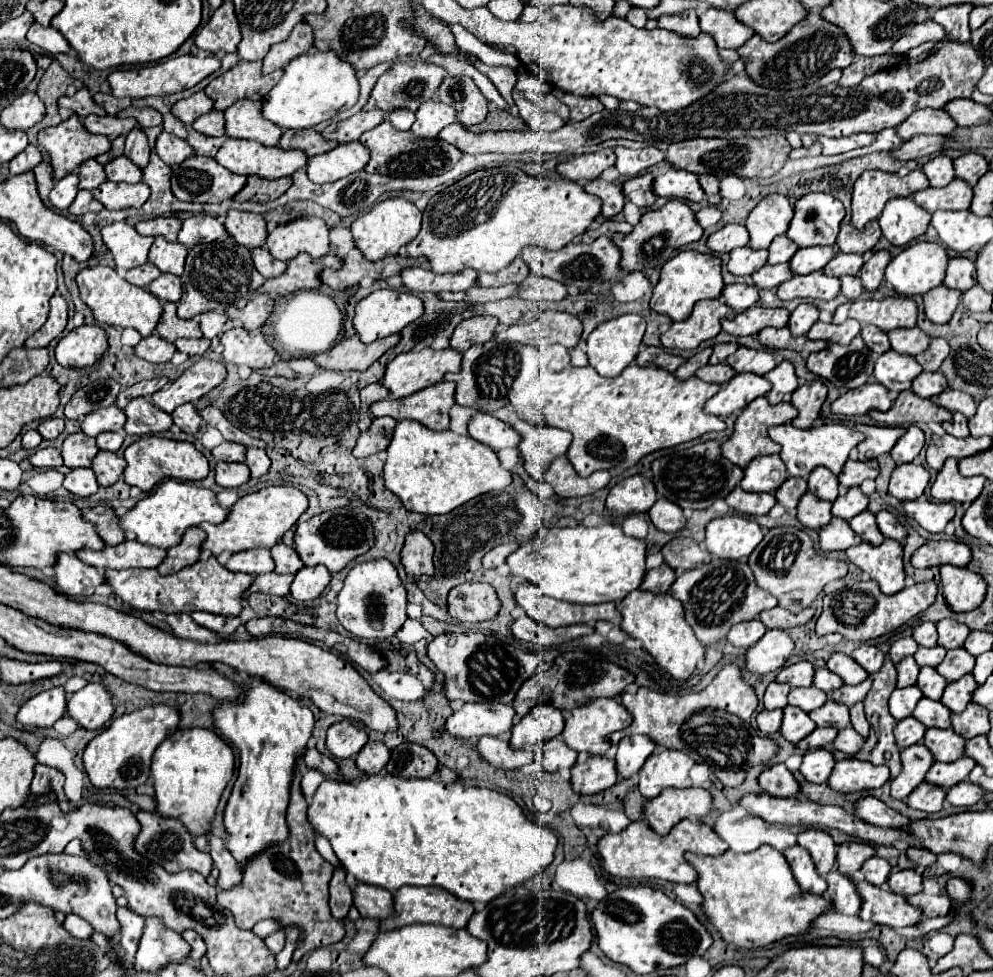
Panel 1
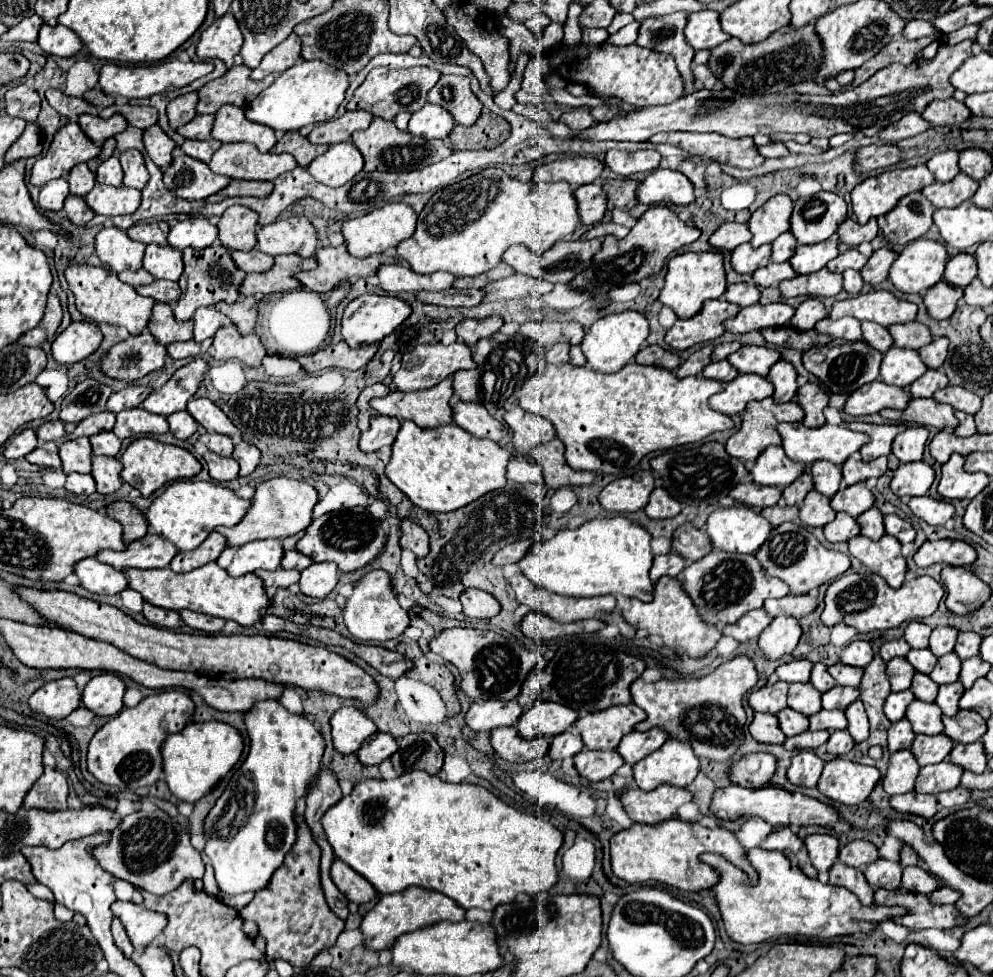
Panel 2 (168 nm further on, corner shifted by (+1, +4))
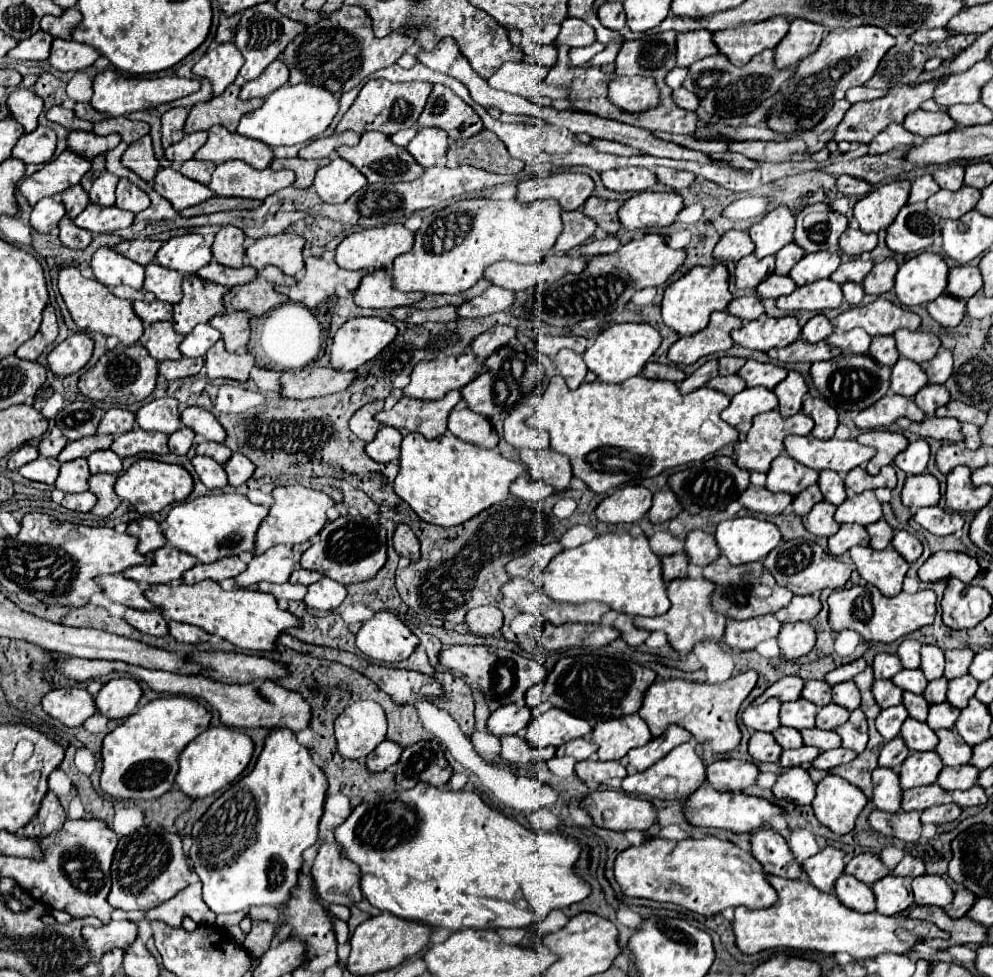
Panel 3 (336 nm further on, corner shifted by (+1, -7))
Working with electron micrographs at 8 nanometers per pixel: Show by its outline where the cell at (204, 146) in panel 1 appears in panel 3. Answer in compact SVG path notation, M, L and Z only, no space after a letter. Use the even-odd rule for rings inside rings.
M189 159L189 161L185 161L183 165L181 165L181 173L185 175L185 177L189 177L189 179L197 179L199 183L209 183L209 179L211 179L211 173L213 173L213 169L215 169L215 165L211 163L211 161L197 161L197 159Z

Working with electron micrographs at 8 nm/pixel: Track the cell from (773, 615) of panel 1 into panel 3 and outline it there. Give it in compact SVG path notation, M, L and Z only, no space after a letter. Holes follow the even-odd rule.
M813 595L807 597L793 597L789 607L783 607L775 613L775 617L781 623L793 623L793 621L811 621L821 611L821 601Z

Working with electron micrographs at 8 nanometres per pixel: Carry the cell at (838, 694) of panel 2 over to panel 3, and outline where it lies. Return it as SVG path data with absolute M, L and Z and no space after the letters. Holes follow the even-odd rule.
M829 703L829 705L825 705L825 707L819 709L817 727L821 727L821 729L837 729L839 725L843 725L849 719L849 715L851 713L845 707Z

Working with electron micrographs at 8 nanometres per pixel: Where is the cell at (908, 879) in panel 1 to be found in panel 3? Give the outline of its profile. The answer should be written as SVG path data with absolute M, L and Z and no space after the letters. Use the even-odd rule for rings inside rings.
M921 875L911 881L913 901L917 905L937 905L945 907L953 901L953 891L947 881L939 875Z

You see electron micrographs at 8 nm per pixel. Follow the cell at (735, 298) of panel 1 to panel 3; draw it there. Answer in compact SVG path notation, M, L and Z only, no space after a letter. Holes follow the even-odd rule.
M749 295L749 297L737 297L737 299L733 299L729 303L727 311L731 315L743 319L743 321L753 321L753 319L757 319L763 313L763 305L761 305L759 297Z

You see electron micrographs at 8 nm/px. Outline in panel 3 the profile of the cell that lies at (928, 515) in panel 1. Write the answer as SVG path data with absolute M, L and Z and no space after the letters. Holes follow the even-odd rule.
M923 507L913 515L915 523L919 523L923 529L927 529L933 535L951 535L961 531L963 527L963 515L959 513L947 513L941 507Z

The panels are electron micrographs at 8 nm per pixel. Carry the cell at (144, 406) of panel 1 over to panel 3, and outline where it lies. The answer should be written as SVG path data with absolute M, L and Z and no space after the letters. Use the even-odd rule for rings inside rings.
M135 427L133 431L127 431L125 435L119 435L111 449L123 459L129 455L137 453L167 453L167 435L165 433L151 433L151 431L141 431Z

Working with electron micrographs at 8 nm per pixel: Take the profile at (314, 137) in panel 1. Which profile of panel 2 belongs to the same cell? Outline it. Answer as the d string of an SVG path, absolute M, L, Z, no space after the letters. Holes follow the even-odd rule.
M287 132L273 148L273 152L281 154L281 152L289 152L295 156L299 166L309 166L313 158L317 158L319 154L323 154L329 146L315 146L311 144L305 136L301 136L299 132Z

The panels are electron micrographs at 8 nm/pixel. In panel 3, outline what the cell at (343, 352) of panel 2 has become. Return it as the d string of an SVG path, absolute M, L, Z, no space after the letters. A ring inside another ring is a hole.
M303 367L281 375L281 395L289 399L309 399L345 391L357 379L357 371L337 371L331 367Z

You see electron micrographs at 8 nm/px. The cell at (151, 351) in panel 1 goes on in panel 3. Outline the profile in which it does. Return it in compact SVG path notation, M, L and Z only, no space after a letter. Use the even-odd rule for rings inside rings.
M117 345L107 351L93 367L89 367L79 379L79 391L91 399L99 399L111 405L131 405L135 401L145 399L155 389L155 381L159 375L157 361L145 351L143 345Z

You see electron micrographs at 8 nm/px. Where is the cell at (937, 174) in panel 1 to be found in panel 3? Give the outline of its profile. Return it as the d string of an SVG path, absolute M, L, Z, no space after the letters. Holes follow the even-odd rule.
M949 163L947 167L941 167L933 173L933 179L941 189L957 191L963 185L963 165L959 163Z

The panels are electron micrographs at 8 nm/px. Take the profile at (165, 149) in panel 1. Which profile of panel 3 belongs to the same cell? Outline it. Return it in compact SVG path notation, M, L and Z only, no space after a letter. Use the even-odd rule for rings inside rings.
M145 135L137 143L129 145L129 149L123 153L123 165L133 169L147 183L153 183L153 179L155 179L155 175L159 171L159 161L155 157L149 135Z

